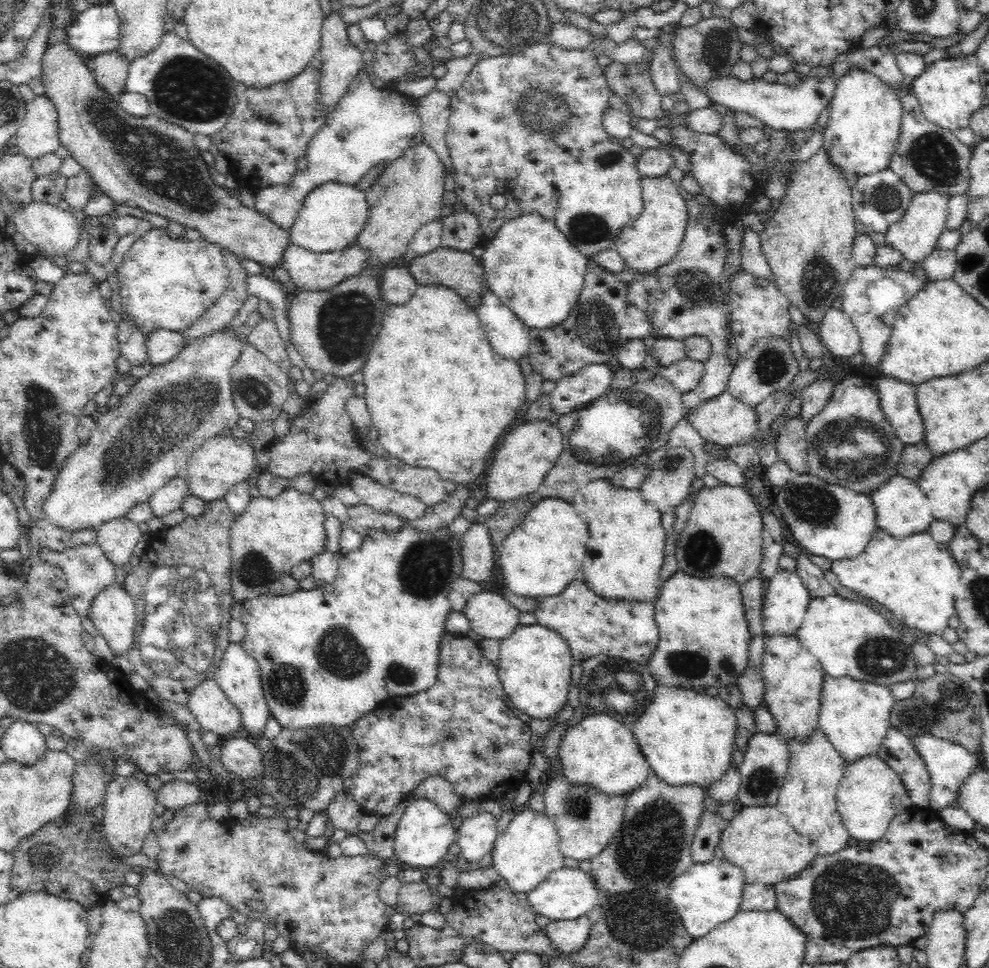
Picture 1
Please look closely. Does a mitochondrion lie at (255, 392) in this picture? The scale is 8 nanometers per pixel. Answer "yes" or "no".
yes

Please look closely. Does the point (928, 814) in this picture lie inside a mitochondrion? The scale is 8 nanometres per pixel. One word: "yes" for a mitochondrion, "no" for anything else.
no

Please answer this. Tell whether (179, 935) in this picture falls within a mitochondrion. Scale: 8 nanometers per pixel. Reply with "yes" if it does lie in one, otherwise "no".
yes

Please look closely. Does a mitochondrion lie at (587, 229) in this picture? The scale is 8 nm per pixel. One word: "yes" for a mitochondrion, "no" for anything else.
yes

